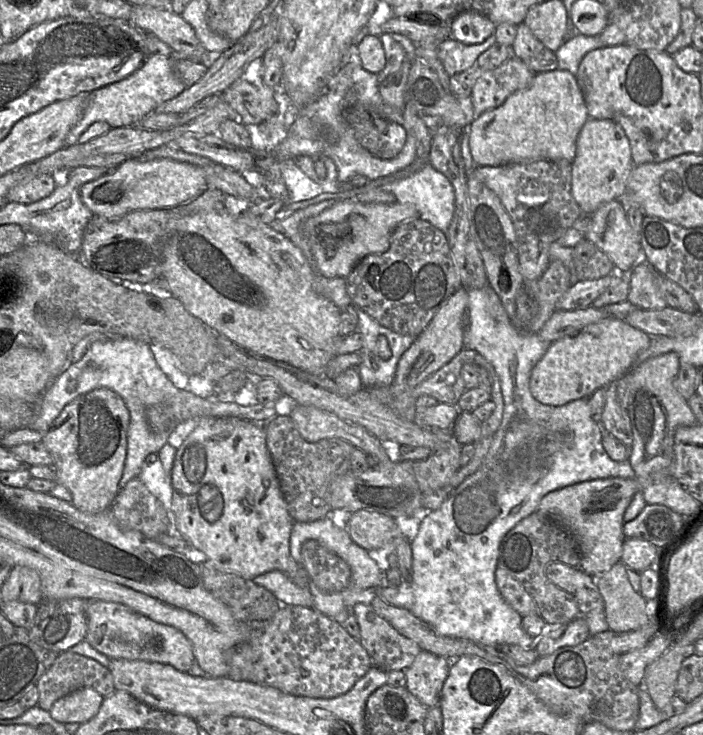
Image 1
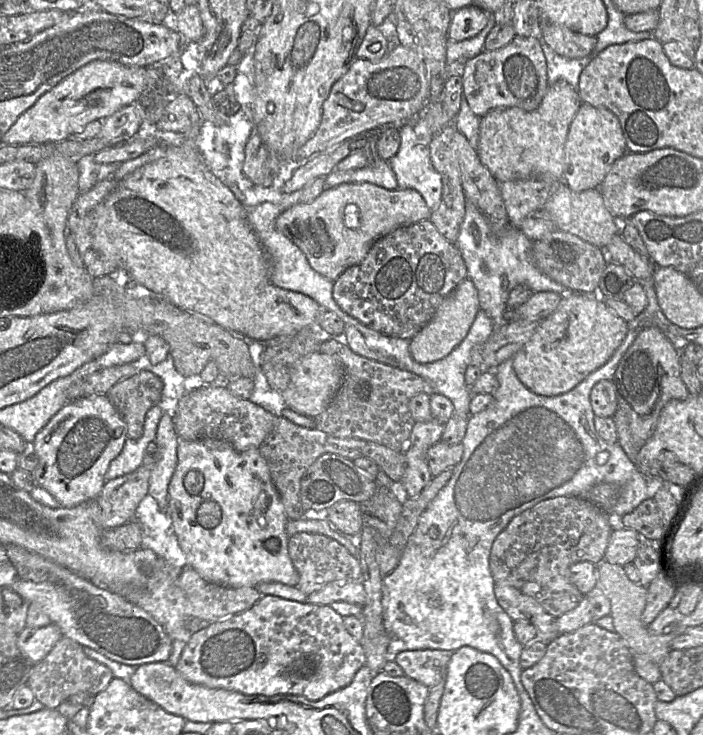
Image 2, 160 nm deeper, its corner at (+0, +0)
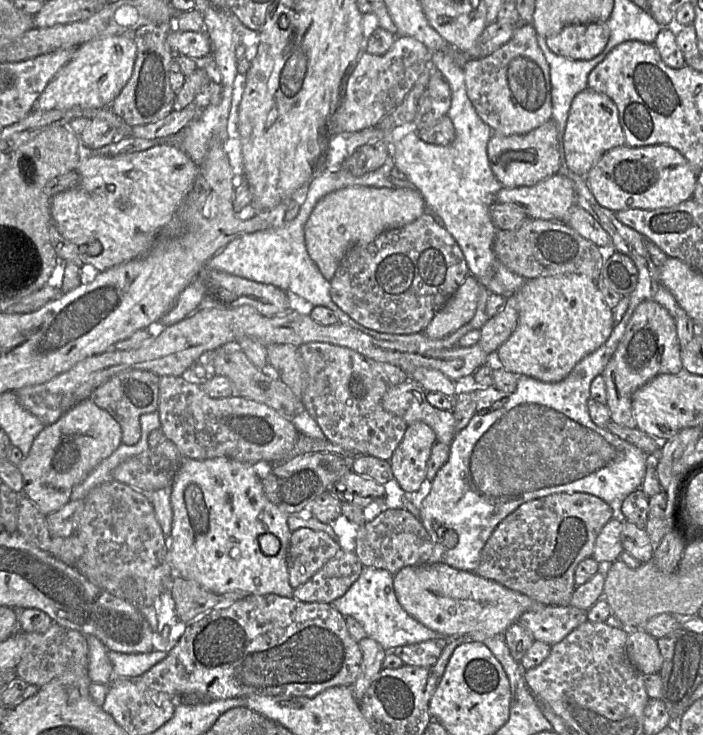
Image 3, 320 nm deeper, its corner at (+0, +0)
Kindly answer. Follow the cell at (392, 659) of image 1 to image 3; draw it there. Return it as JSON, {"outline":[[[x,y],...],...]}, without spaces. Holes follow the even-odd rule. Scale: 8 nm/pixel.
{"outline":[[[341,549],[306,583],[293,590],[293,598],[306,603],[332,603],[349,590],[363,567],[355,552]]]}

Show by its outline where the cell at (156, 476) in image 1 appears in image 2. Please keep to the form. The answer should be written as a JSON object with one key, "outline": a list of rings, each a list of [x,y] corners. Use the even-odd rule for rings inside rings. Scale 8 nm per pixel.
{"outline":[[[147,494],[139,503],[134,520],[142,528],[141,547],[153,550],[181,572],[187,559],[178,543],[167,510],[162,510],[156,499]]]}

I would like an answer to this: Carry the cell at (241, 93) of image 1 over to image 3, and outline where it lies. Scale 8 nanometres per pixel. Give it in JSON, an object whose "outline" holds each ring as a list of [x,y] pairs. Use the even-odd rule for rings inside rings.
{"outline":[[[131,35],[105,36],[81,44],[70,61],[47,84],[33,110],[110,107],[132,75],[136,54]]]}

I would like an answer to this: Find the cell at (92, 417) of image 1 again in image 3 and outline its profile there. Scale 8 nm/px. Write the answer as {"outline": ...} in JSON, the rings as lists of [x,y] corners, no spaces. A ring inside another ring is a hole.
{"outline":[[[91,399],[77,404],[56,422],[47,425],[35,437],[28,455],[18,465],[23,477],[23,492],[48,515],[70,501],[73,488],[80,483],[102,460],[110,456],[122,443],[122,429],[119,423]]]}

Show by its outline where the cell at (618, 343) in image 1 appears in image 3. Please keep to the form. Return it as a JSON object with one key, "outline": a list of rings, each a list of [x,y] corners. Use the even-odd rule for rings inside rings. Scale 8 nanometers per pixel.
{"outline":[[[586,275],[528,279],[514,294],[518,301],[518,325],[492,359],[506,371],[546,383],[563,380],[586,355],[601,347],[615,326],[596,282]]]}

